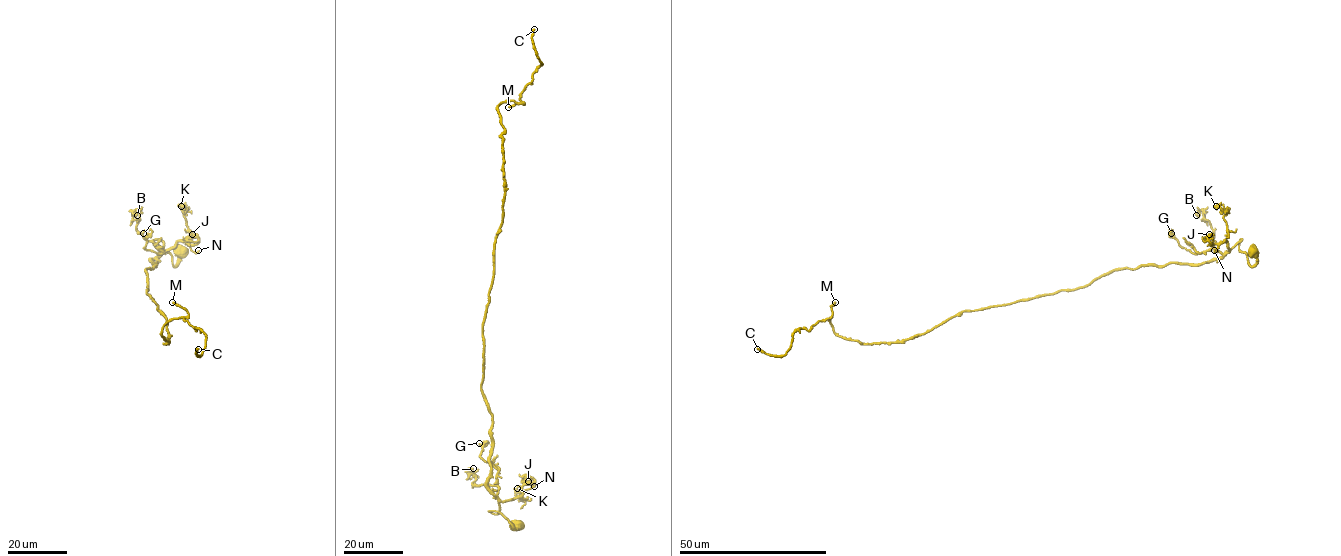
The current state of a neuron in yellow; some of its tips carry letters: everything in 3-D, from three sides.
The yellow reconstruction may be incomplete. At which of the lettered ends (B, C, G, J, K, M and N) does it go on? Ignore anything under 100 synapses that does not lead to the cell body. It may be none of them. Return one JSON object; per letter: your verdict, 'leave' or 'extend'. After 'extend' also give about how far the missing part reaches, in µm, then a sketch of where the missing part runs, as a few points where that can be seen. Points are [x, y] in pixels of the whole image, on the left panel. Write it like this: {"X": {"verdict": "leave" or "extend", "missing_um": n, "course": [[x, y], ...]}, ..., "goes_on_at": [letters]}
{"B": {"verdict": "leave"}, "C": {"verdict": "extend", "missing_um": 120}, "G": {"verdict": "leave"}, "J": {"verdict": "leave"}, "K": {"verdict": "leave"}, "M": {"verdict": "extend", "missing_um": 150, "course": [[172, 302], [192, 255], [228, 228], [212, 54], [224, 43], [201, 38], [221, 48]]}, "N": {"verdict": "leave"}, "goes_on_at": ["C", "M"]}

